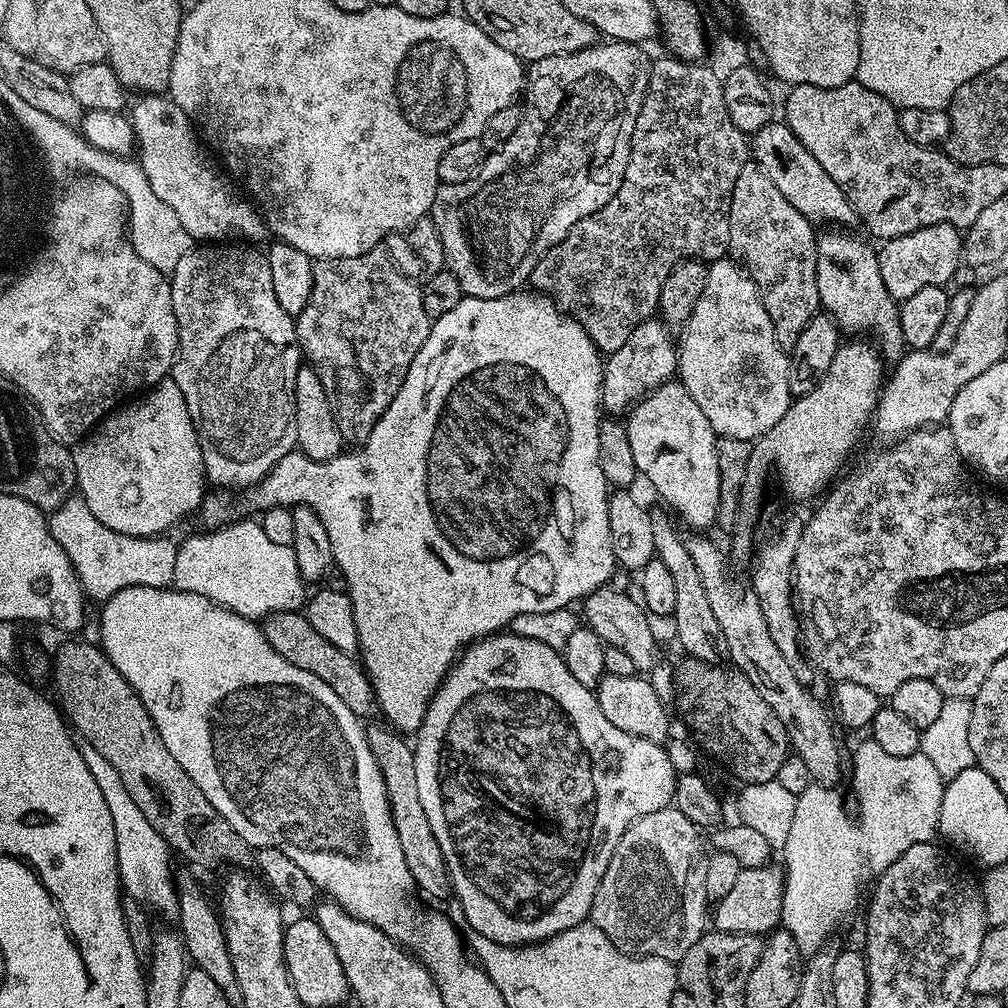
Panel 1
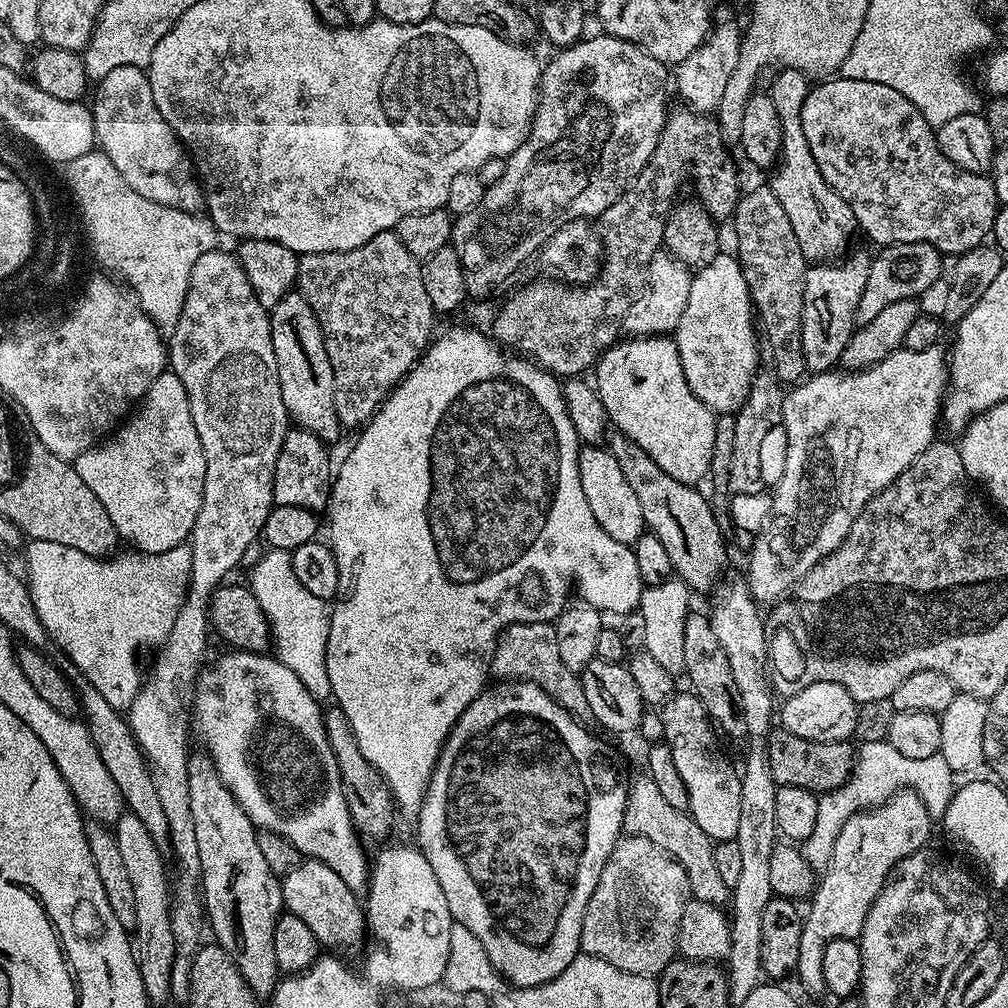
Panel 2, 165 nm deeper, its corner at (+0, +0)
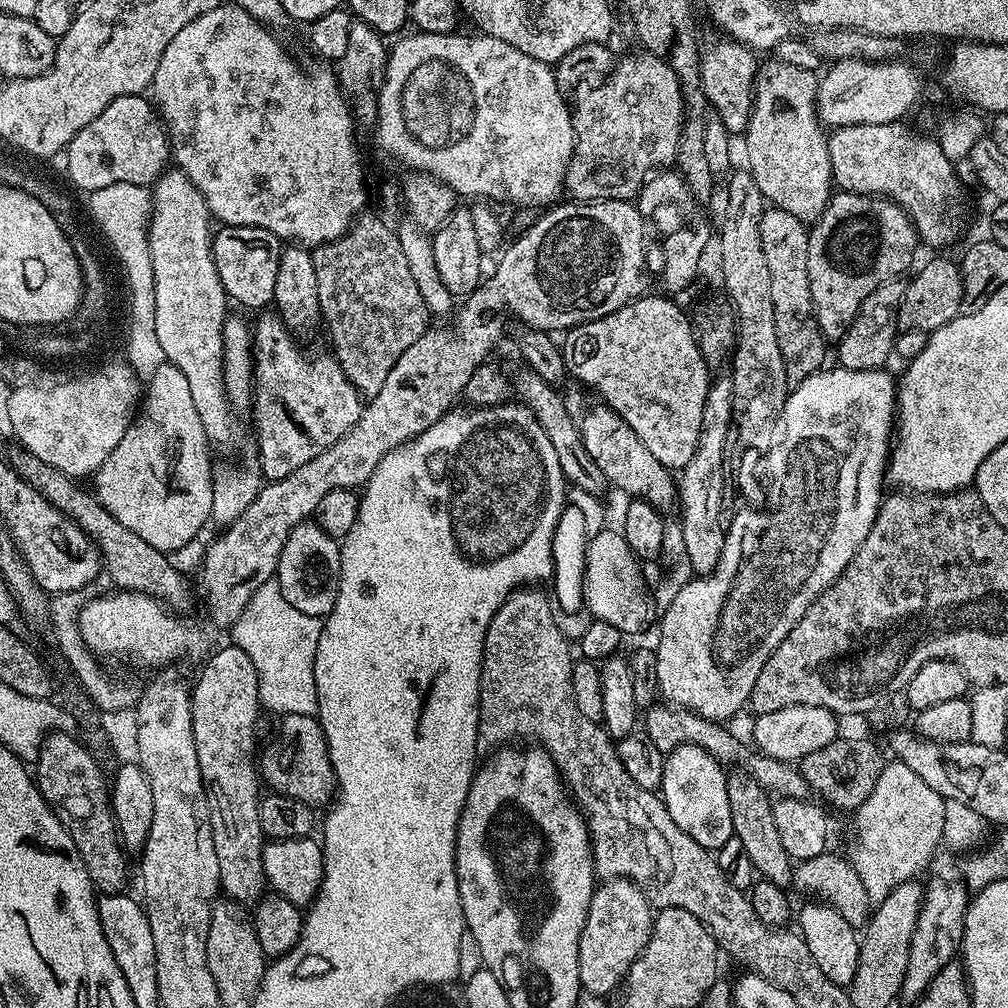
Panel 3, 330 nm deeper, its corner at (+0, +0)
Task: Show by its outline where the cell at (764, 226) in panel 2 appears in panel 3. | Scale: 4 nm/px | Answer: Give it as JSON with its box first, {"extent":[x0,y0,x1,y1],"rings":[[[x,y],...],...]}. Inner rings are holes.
{"extent":[758,207,826,385],"rings":[[[765,207],[761,214],[758,234],[761,236],[762,254],[770,276],[770,301],[774,308],[774,331],[778,348],[785,364],[785,376],[789,385],[801,384],[810,374],[825,367],[826,341],[814,314],[810,298],[810,278],[806,270],[808,233],[805,221],[786,214],[781,208]]]}

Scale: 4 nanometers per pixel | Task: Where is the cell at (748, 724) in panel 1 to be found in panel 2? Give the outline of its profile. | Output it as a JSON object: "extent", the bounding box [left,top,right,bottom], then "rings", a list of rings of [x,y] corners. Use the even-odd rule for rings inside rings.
{"extent":[766,730,857,794],"rings":[[[783,730],[773,731],[766,740],[768,761],[777,785],[802,786],[817,794],[832,792],[848,780],[852,767],[856,765],[857,749],[852,746],[846,740],[810,742],[806,738],[798,738],[798,734]]]}

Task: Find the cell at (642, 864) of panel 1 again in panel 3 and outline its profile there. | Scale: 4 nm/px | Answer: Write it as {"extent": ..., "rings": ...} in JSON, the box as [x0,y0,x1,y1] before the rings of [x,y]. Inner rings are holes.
{"extent":[578,878,654,994],"rings":[[[617,878],[601,883],[593,891],[586,922],[578,942],[580,987],[588,994],[605,994],[621,987],[630,966],[642,954],[652,933],[654,909],[635,882]]]}

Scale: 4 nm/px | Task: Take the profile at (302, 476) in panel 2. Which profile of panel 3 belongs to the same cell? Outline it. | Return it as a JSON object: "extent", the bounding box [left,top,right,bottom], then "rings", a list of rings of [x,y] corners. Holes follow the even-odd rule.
{"extent":[250,314,362,482],"rings":[[[260,314],[260,316],[251,325],[252,330],[252,402],[250,405],[250,413],[252,412],[252,424],[256,427],[256,444],[260,447],[260,464],[259,471],[262,473],[265,481],[271,482],[286,478],[286,474],[294,474],[294,470],[298,470],[298,466],[306,466],[306,462],[310,462],[310,458],[314,458],[318,454],[322,454],[324,448],[334,446],[334,442],[338,442],[338,438],[342,438],[342,434],[346,434],[354,426],[354,422],[360,417],[362,407],[362,397],[358,389],[346,378],[346,374],[342,370],[342,366],[335,358],[331,351],[316,352],[313,356],[307,356],[302,349],[296,345],[297,337],[288,331],[288,327],[280,321],[279,315],[264,316],[268,314]]]}

